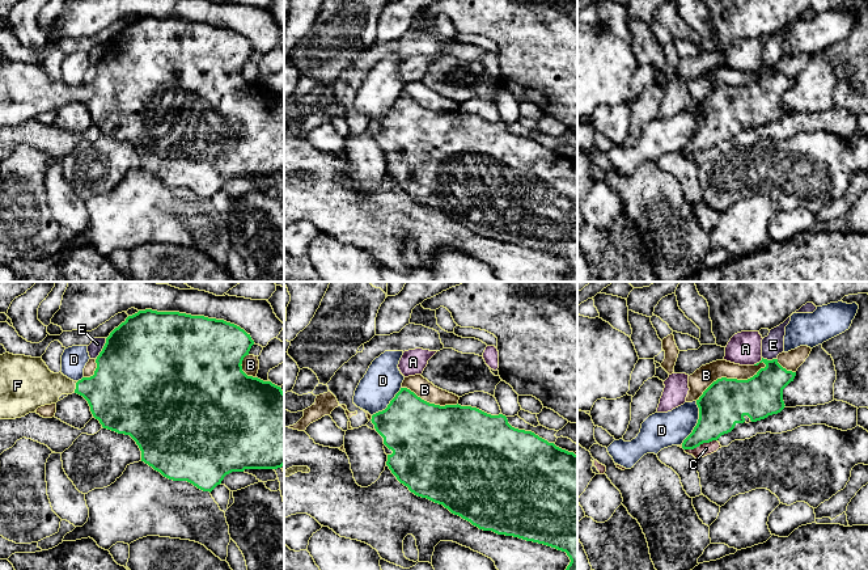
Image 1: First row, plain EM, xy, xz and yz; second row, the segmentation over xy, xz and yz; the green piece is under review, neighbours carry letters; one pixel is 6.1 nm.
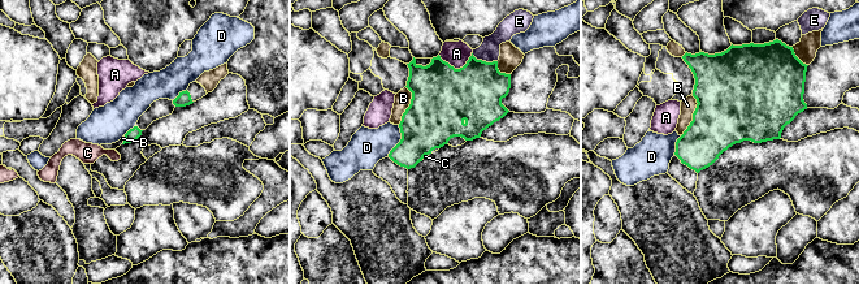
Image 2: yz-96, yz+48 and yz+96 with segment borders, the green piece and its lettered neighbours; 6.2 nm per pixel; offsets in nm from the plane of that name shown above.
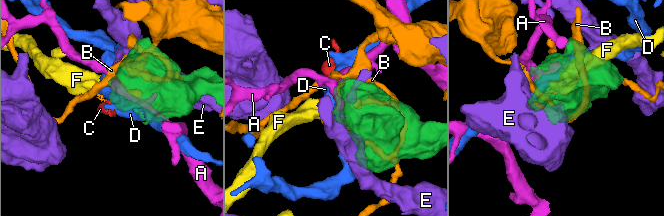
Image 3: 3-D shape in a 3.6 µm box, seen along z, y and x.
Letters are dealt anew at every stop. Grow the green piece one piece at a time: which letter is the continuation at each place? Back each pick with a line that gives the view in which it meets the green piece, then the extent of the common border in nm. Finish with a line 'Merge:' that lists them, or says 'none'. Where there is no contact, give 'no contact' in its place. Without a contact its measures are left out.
F: contact in xy; length 70 nm
Merge: F

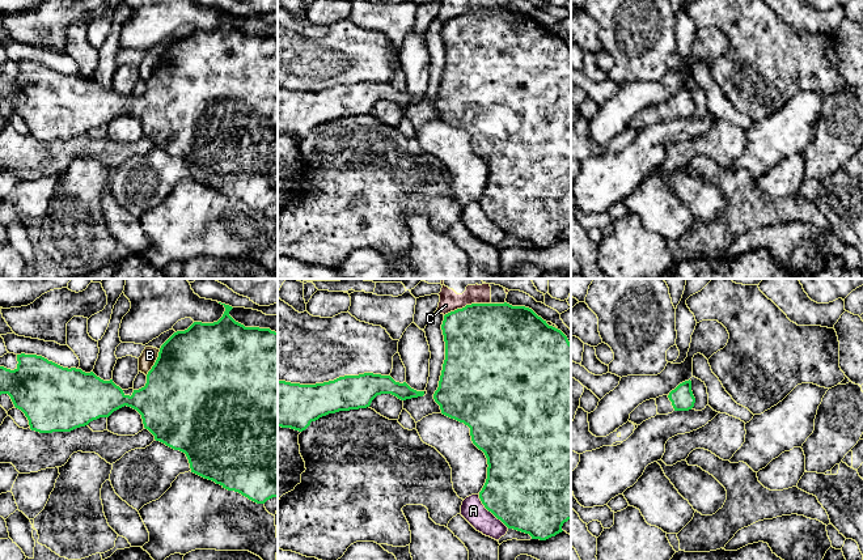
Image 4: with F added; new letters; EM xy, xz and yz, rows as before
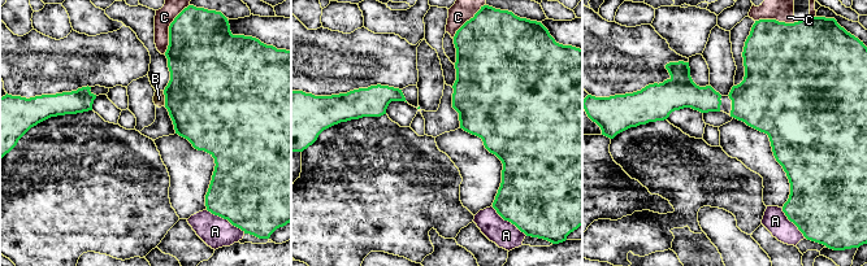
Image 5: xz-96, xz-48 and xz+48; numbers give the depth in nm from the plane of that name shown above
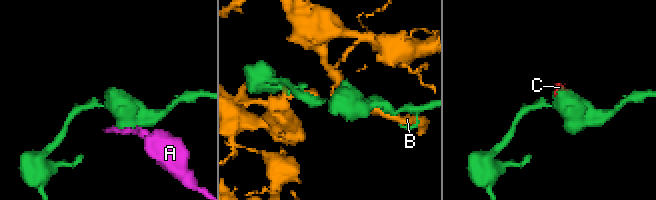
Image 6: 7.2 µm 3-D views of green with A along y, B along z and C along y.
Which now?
Merge: none

